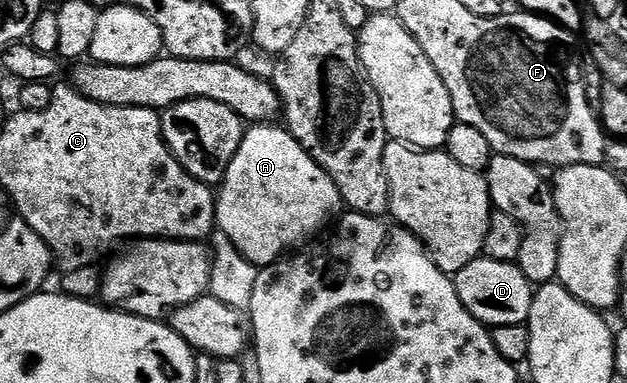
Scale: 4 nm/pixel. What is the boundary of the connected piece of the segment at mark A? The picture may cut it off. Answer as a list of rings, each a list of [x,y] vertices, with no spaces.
[[[253,125],[246,130],[243,141],[227,169],[225,180],[220,183],[215,195],[217,227],[232,241],[235,249],[239,249],[241,256],[258,269],[276,263],[286,253],[292,252],[301,245],[296,243],[311,238],[343,207],[341,194],[333,178],[305,152],[303,145],[299,145],[297,138],[290,135],[284,126],[273,126],[277,125]]]

